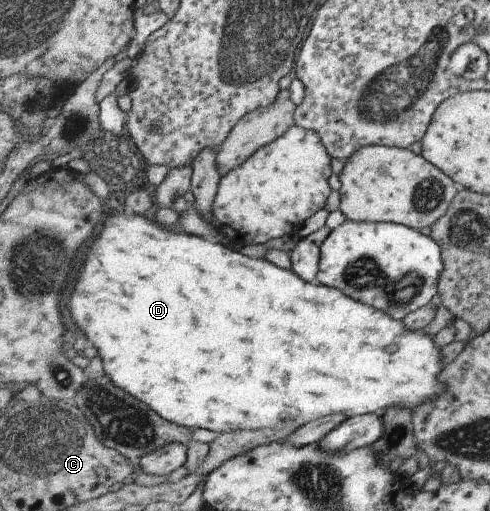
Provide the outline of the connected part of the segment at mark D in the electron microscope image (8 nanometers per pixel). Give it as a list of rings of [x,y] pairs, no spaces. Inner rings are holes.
[[[129,210],[113,214],[100,235],[100,241],[92,247],[86,267],[78,281],[78,295],[70,299],[72,315],[76,323],[84,329],[88,343],[98,349],[105,373],[113,383],[134,395],[139,401],[156,411],[163,419],[188,428],[198,428],[217,432],[218,434],[244,431],[244,429],[270,429],[280,423],[300,421],[310,423],[318,417],[344,415],[346,419],[356,415],[382,415],[388,407],[404,410],[414,410],[430,404],[445,395],[449,385],[439,380],[443,373],[443,349],[438,347],[435,335],[426,331],[411,330],[403,320],[388,317],[388,313],[364,305],[340,289],[332,289],[320,285],[319,281],[308,283],[292,269],[283,269],[268,259],[252,259],[239,253],[238,247],[229,248],[228,244],[217,243],[214,239],[205,239],[188,233],[172,233],[167,228],[161,228],[152,216],[142,216]]]

